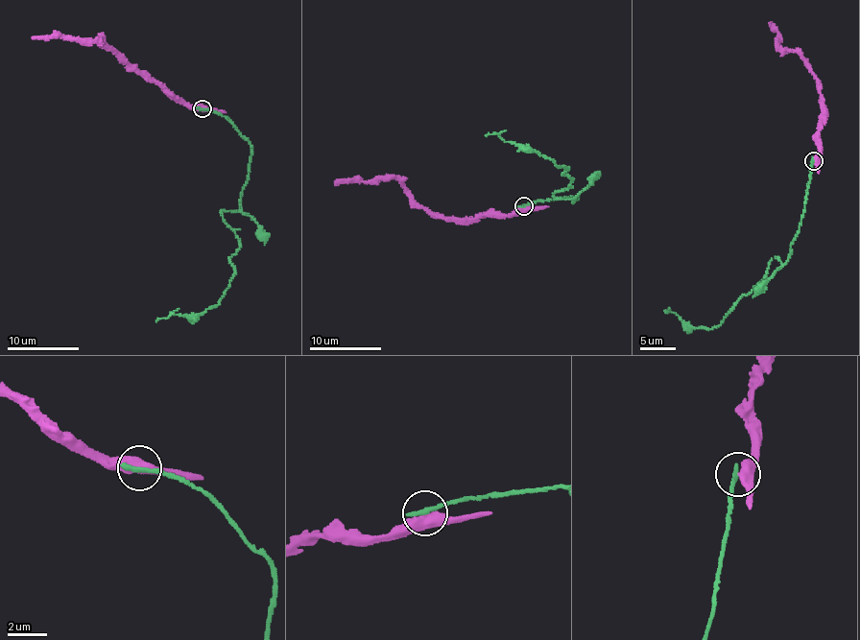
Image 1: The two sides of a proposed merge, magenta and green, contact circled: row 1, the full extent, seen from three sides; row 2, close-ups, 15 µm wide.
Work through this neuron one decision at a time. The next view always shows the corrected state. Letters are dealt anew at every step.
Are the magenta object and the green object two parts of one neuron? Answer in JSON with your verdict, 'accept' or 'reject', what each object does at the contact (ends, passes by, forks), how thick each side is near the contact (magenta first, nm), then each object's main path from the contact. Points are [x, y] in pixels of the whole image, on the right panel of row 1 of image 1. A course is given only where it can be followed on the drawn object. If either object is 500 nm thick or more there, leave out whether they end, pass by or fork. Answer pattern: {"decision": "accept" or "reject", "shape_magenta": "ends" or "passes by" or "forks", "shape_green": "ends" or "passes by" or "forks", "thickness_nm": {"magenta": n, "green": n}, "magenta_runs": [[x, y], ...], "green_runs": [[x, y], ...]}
{"decision": "reject", "thickness_nm": {"magenta": 500, "green": 280}, "magenta_runs": [[813, 160], [822, 113], [818, 80], [797, 52], [776, 42], [776, 32], [770, 22]], "green_runs": [[813, 160], [801, 225], [786, 263], [772, 258], [758, 284], [740, 296], [723, 322], [705, 329], [665, 313]]}

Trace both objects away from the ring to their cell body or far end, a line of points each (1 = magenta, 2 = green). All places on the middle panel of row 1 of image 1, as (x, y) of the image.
1: (524, 206), (499, 215), (486, 212), (464, 219), (432, 214), (397, 179), (334, 181)
2: (524, 206), (579, 199), (552, 197), (571, 183), (563, 174), (567, 169), (498, 135), (486, 135)

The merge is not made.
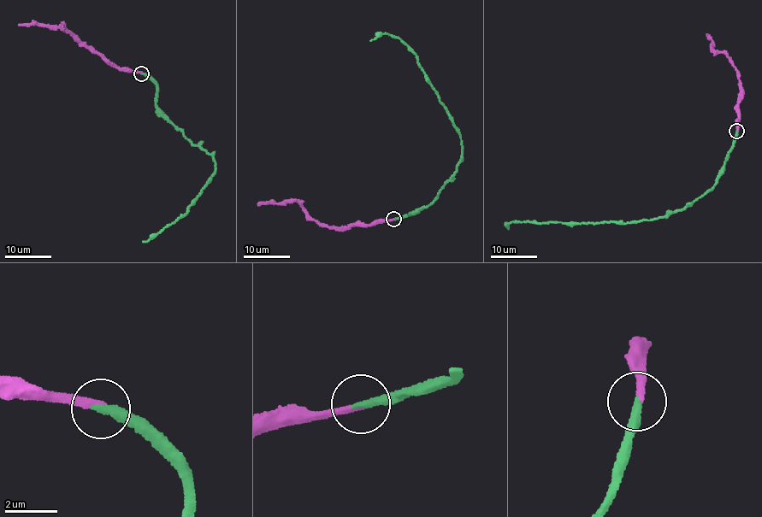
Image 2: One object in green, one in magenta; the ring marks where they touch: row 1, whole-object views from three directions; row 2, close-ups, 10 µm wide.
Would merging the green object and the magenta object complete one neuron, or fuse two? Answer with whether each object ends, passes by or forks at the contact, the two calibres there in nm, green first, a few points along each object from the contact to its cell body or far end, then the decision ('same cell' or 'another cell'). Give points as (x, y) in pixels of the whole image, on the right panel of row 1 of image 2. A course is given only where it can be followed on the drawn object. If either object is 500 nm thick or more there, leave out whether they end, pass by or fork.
green ends | magenta ends | 340/280 nm | green via (736, 131), (724, 167), (712, 186), (680, 210), (627, 223), (541, 223), (516, 220), (506, 226), (509, 227) | magenta via (737, 130), (735, 105), (740, 92), (738, 71), (723, 53), (711, 47), (711, 40), (706, 33) | same cell

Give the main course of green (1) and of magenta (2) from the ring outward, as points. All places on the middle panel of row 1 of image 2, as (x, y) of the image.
1: (393, 219), (430, 203), (456, 170), (462, 142), (416, 54), (387, 34), (370, 41)
2: (393, 220), (363, 225), (355, 223), (340, 227), (320, 224), (298, 202), (257, 203)

